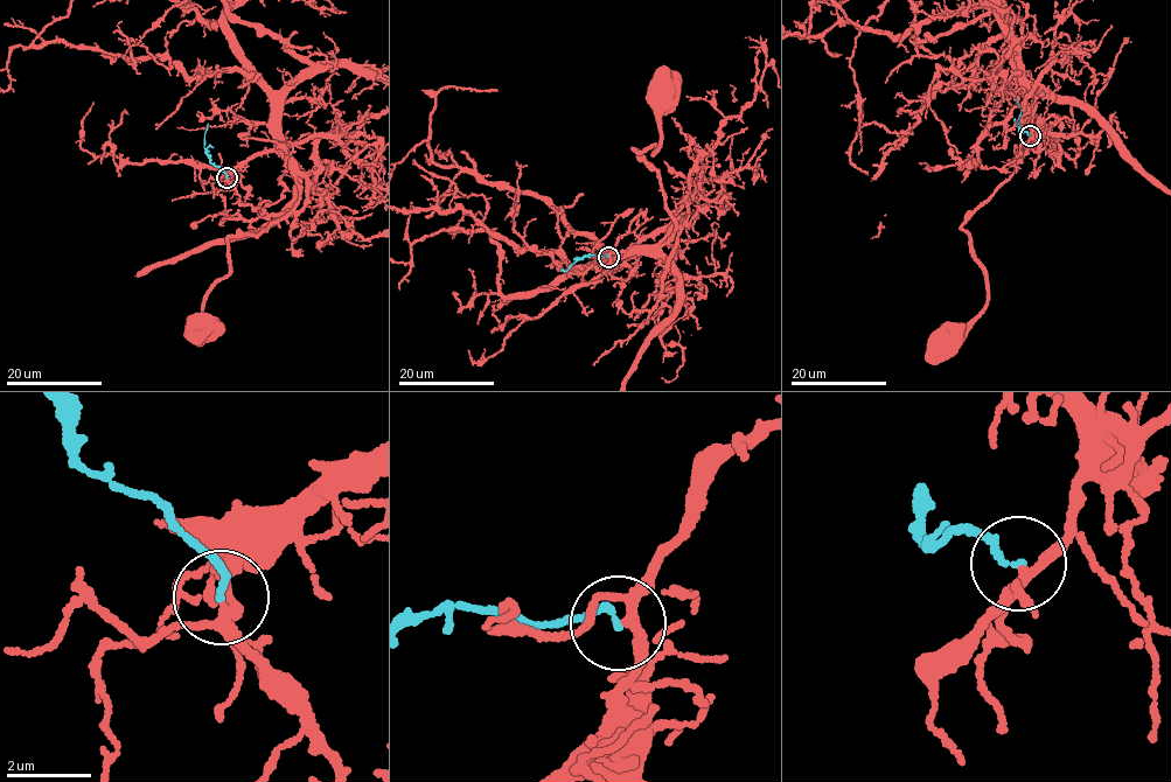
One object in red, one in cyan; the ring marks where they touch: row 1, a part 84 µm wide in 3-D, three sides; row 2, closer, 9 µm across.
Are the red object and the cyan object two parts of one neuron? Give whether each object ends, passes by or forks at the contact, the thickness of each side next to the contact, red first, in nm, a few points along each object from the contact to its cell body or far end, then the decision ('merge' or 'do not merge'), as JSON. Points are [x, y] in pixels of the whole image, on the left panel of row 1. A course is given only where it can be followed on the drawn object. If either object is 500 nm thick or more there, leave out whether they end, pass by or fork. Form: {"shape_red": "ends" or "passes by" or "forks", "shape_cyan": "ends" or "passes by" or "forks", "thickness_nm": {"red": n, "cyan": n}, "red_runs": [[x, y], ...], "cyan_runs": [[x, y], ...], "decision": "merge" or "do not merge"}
{"shape_red": "forks", "shape_cyan": "ends", "thickness_nm": {"red": 190, "cyan": 160}, "red_runs": [[227, 177], [276, 152], [295, 176], [299, 203], [256, 235], [230, 236], [229, 270], [203, 302], [200, 329]], "cyan_runs": [[227, 177], [204, 152], [208, 124]], "decision": "do not merge"}

